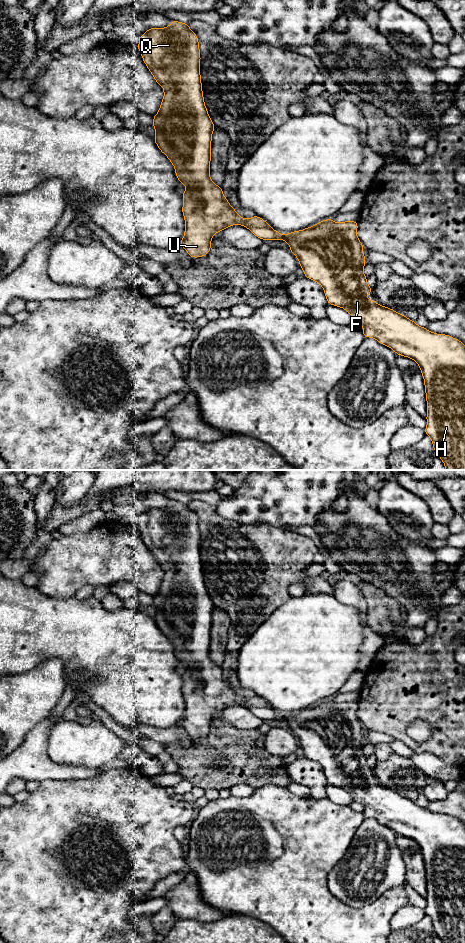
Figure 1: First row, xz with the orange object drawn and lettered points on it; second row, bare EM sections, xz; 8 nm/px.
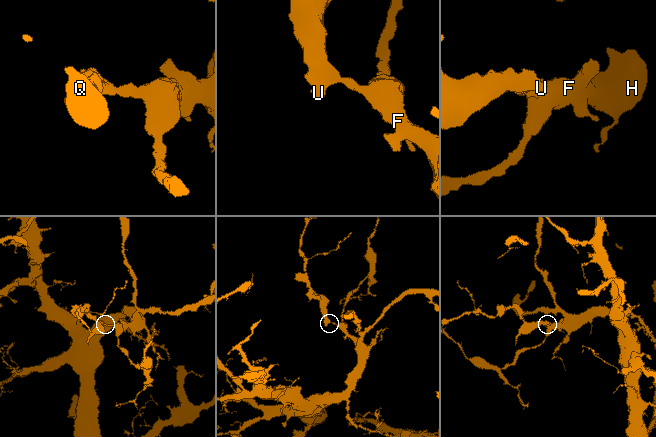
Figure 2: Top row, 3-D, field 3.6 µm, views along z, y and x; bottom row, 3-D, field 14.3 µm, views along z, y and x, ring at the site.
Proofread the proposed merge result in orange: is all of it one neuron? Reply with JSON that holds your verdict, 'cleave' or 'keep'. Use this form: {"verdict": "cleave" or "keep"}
{"verdict": "keep"}

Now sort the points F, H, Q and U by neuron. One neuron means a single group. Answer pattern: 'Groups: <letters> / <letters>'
Groups: F H Q U

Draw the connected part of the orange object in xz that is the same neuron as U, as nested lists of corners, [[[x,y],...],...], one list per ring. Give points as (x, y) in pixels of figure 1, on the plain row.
[[[173,500],[165,508],[149,508],[141,515],[138,526],[142,539],[155,561],[163,567],[164,577],[159,591],[153,596],[156,615],[153,618],[160,631],[175,648],[180,663],[186,666],[182,693],[185,713],[180,725],[192,738],[204,737],[211,730],[215,713],[235,704],[248,708],[256,717],[284,720],[288,723],[304,756],[319,763],[331,784],[345,789],[354,802],[363,806],[365,818],[374,818],[397,835],[413,839],[420,847],[427,881],[425,915],[432,920],[433,929],[443,943],[465,943],[465,825],[447,814],[437,814],[417,805],[395,790],[378,785],[366,778],[373,773],[363,748],[366,739],[363,724],[357,717],[358,702],[334,702],[332,698],[303,710],[281,714],[262,698],[254,695],[245,699],[236,693],[223,676],[223,669],[210,659],[211,621],[215,609],[205,586],[201,554],[199,520],[187,503]]]

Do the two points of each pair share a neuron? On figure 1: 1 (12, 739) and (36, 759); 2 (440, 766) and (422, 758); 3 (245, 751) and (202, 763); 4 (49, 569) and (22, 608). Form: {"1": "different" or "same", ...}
{"1": "different", "2": "same", "3": "same", "4": "different"}

